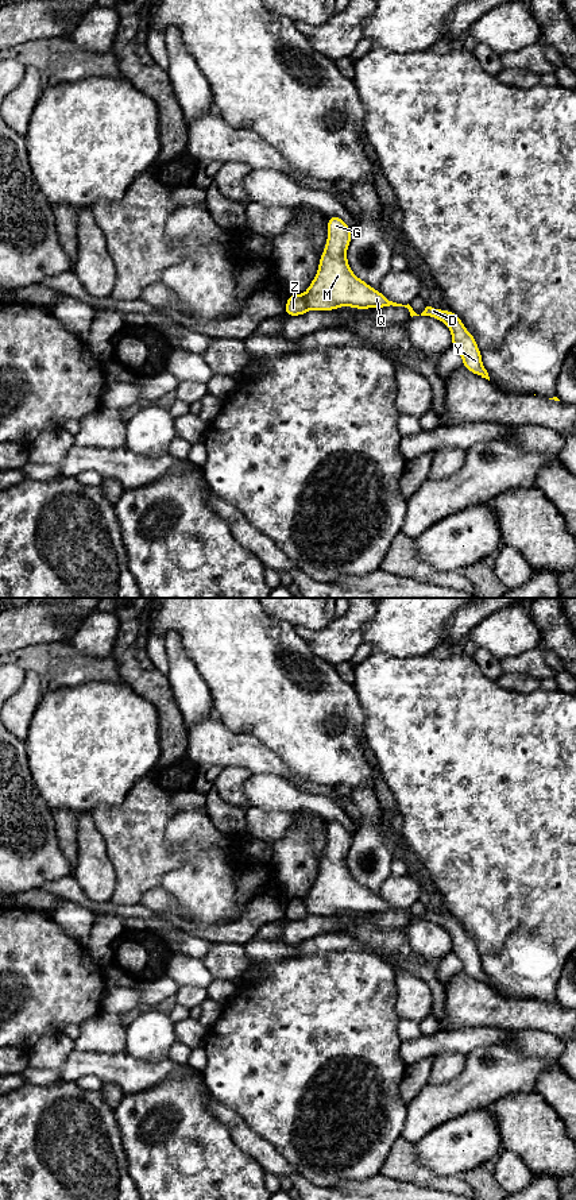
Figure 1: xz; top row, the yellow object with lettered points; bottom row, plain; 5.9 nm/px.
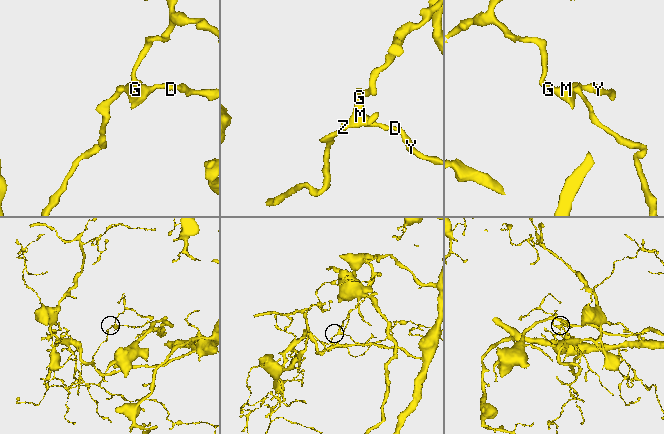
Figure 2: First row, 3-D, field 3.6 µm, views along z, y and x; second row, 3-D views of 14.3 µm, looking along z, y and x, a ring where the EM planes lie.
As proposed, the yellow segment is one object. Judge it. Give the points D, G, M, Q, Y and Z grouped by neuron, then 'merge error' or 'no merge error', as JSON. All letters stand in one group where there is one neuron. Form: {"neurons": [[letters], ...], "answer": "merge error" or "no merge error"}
{"neurons": [["D", "G", "M", "Q", "Y"], ["Z"]], "answer": "merge error"}

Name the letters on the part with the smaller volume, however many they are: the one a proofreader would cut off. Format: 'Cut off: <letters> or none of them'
Cut off: D, G, M, Q, Y

